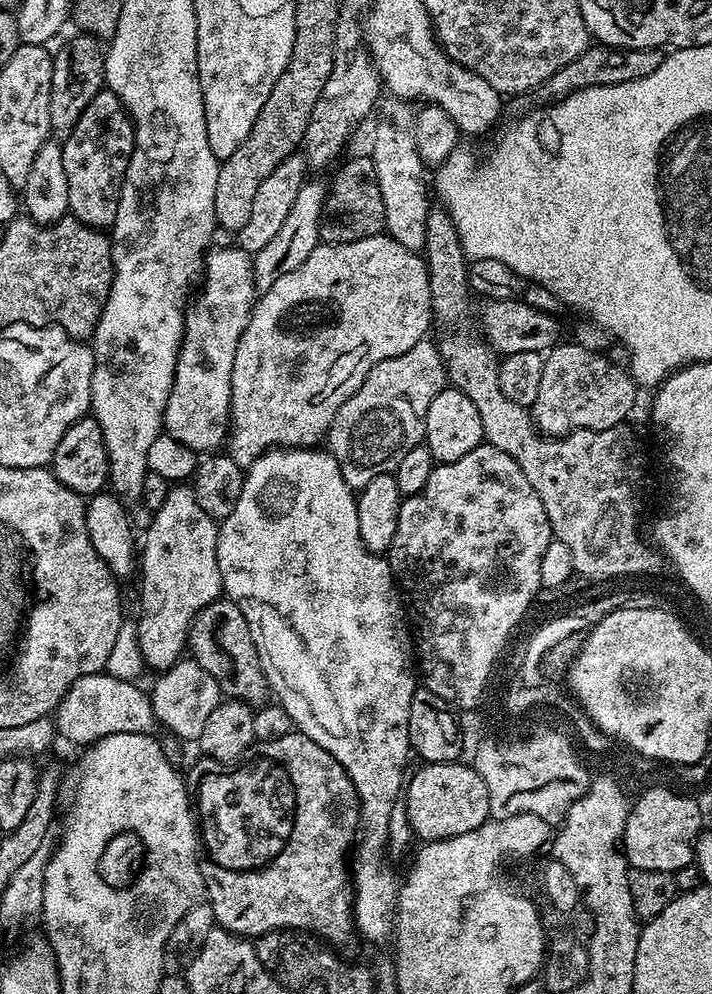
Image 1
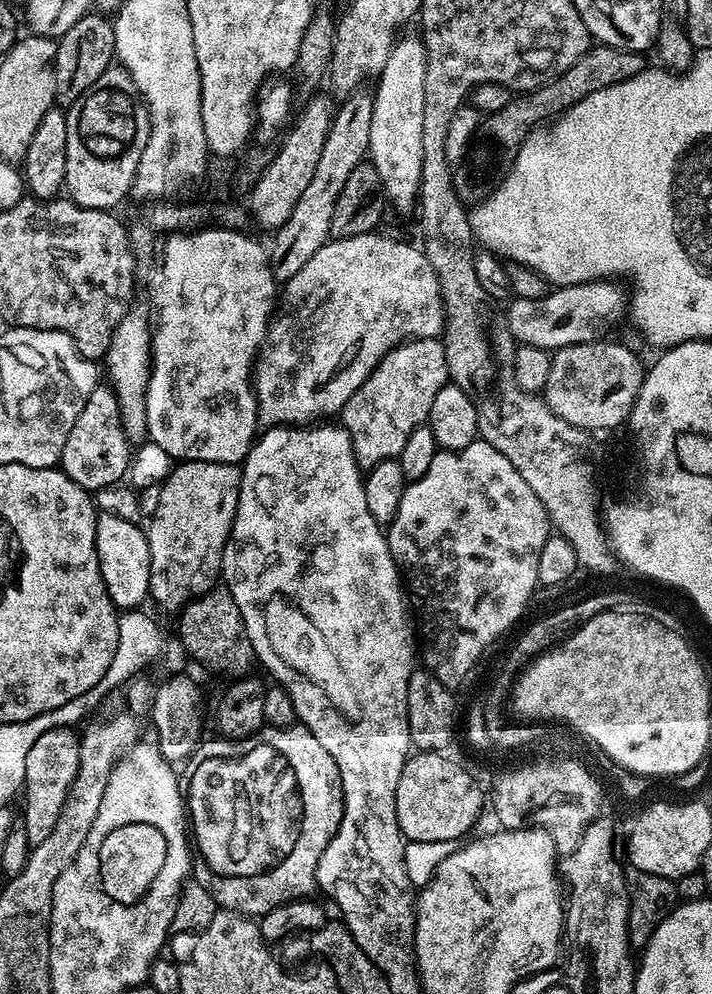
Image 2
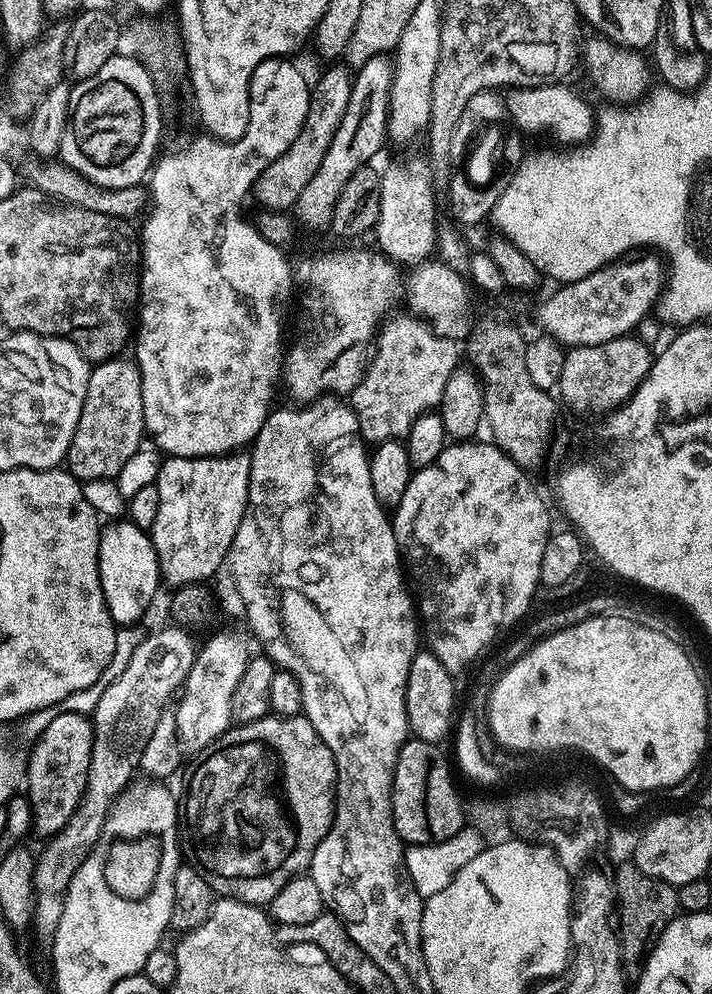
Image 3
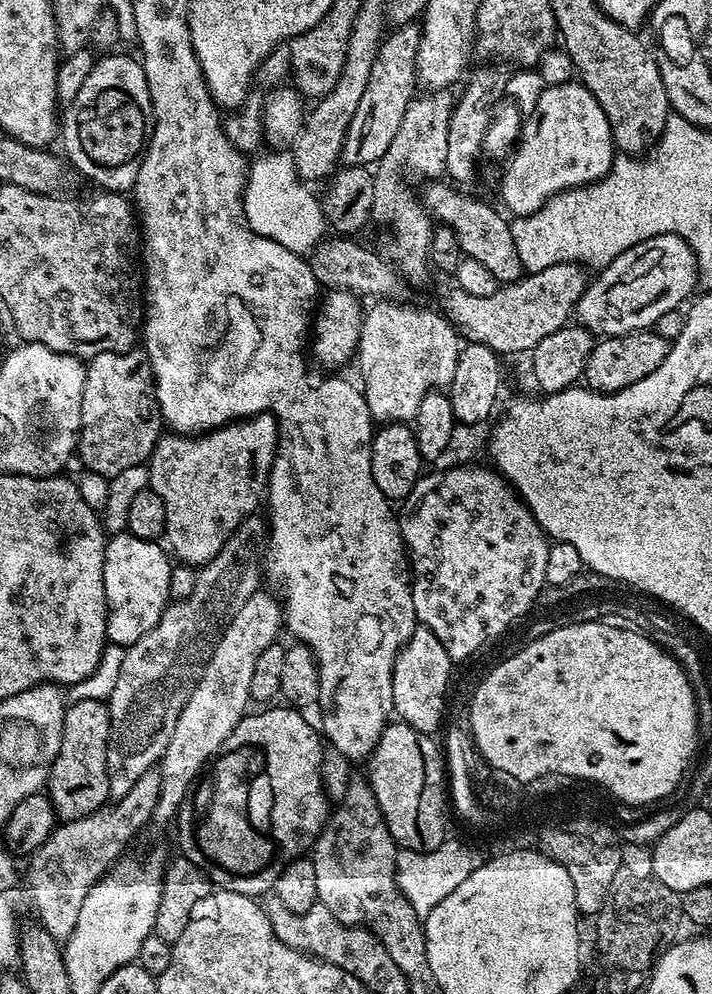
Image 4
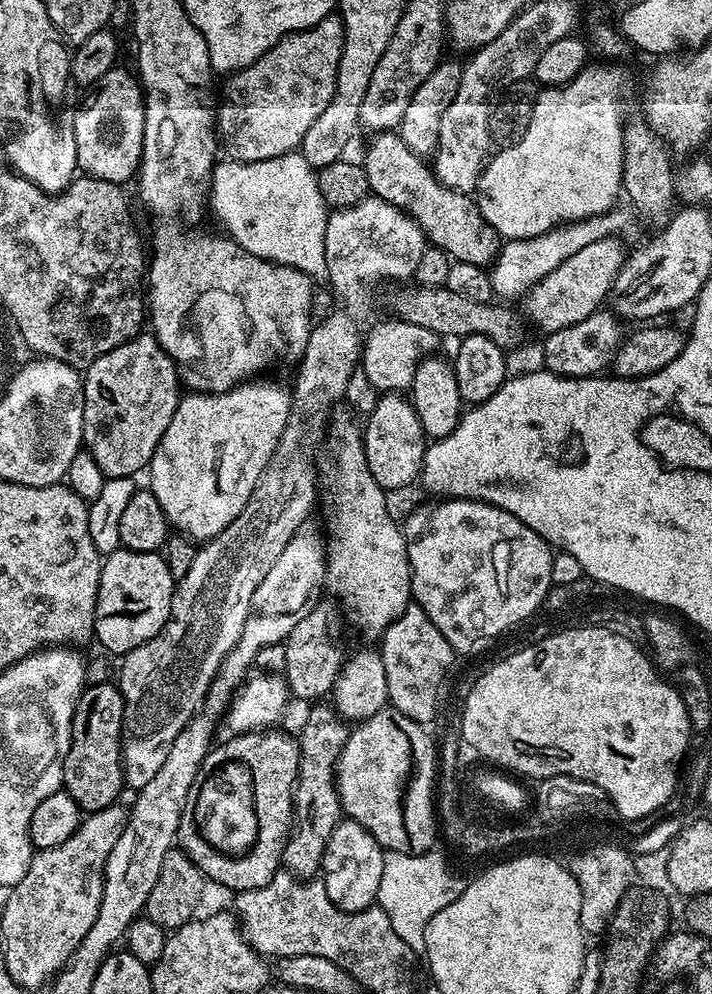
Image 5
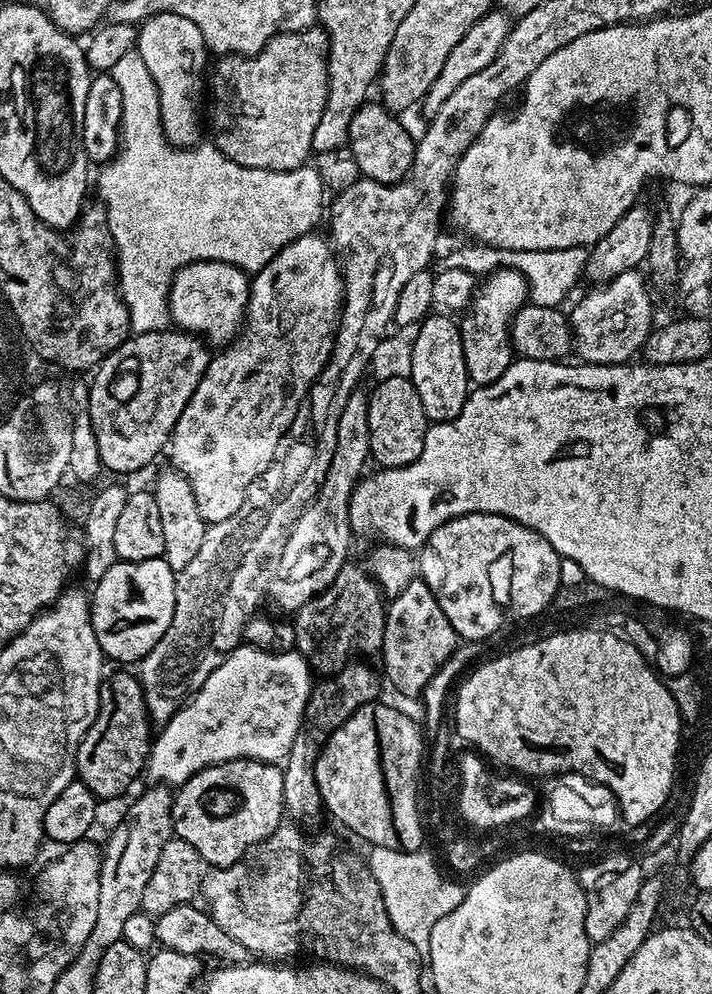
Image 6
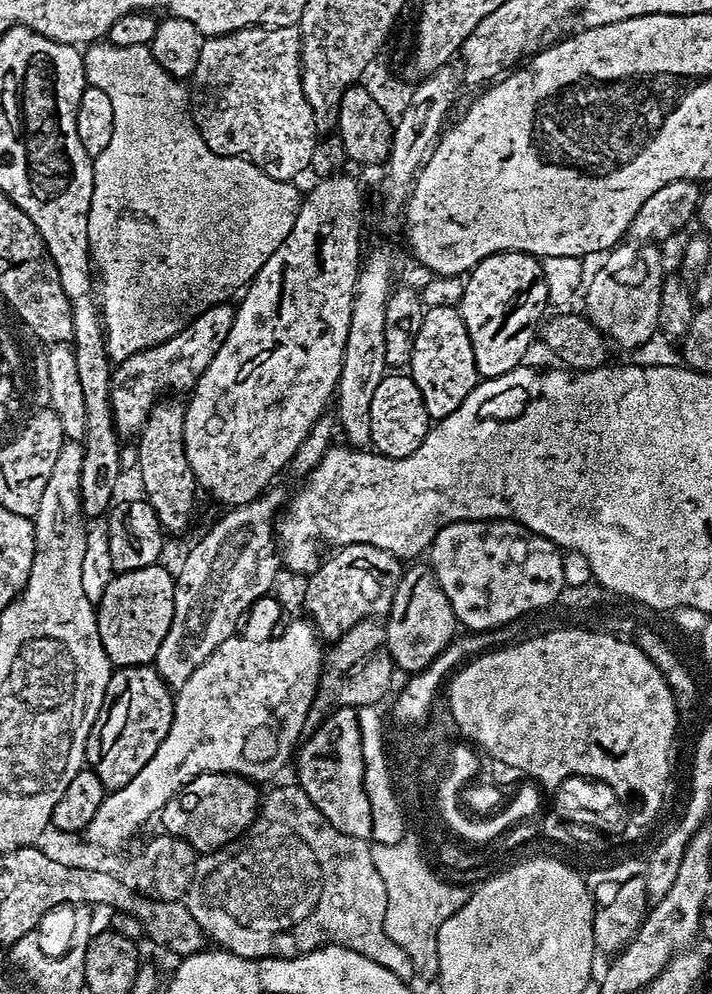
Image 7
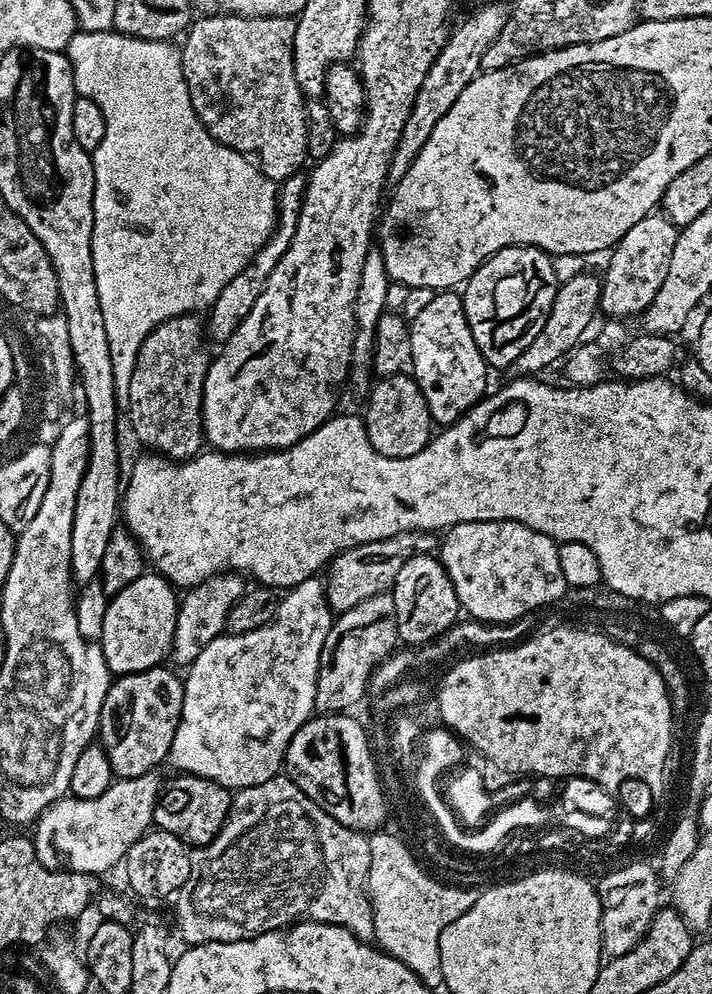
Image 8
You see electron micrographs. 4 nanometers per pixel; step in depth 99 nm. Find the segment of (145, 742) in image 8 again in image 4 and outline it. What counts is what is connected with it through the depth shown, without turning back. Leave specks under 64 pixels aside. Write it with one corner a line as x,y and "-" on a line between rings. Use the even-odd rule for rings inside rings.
81,698
64,709
64,721
57,754
48,766
46,795
61,821
77,820
99,812
109,801
106,746
110,734
110,714
103,700

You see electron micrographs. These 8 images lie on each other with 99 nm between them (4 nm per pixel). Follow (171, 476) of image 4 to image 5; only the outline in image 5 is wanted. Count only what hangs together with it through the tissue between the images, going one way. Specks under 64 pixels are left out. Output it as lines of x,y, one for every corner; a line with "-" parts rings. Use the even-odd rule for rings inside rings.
260,382
238,384
228,392
185,395
174,410
174,418
170,418
170,426
166,426
166,434
162,434
162,442
158,442
152,455
152,462
146,469
146,477
148,476
149,482
152,483
149,484
150,490
154,498
158,498
158,506
162,506
169,525
179,535
187,536
193,542
207,542
214,539
218,534
222,534
222,530
226,530
226,526
230,526
230,522
234,522
234,518
238,518
238,514
242,514
242,506
250,502
250,494
254,494
254,486
260,481
260,475
270,467
276,455
276,447
280,445
280,435
284,433
284,428
288,425
288,414
292,406
291,391
287,387
279,388
276,384
256,383

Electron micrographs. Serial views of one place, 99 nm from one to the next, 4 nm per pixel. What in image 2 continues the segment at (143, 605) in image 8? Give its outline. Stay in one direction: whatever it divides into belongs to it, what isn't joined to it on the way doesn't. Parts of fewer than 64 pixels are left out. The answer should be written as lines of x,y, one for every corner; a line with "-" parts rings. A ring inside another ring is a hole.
100,512
96,518
96,553
98,554
98,562
100,563
100,573
104,575
104,585
108,591
108,597
112,599
112,603
116,605
117,609
139,609
142,602
140,599
145,599
146,586
150,582
150,550
146,543
146,532
143,527
138,526
134,522
122,521
114,516
112,513

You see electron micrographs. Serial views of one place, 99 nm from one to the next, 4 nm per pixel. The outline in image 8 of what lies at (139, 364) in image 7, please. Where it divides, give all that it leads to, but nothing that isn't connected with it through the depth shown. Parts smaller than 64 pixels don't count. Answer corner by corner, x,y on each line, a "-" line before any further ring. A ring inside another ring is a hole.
297,170
287,176
285,180
279,181
276,193
276,224
272,228
270,238
266,238
266,242
258,250
258,254
254,254
254,258
250,258
250,262
242,270
242,274
236,275
212,303
211,309
207,313
208,320
206,316
206,332
211,339
213,336
217,342
226,341
234,334
234,330
238,330
238,326
242,326
242,318
246,318
246,314
250,314
250,310
254,310
254,302
258,302
258,294
262,294
270,274
274,274
274,266
278,266
278,258
282,258
282,254
286,254
290,242
294,242
294,230
298,230
298,218
302,210
304,195
308,189
308,176
302,173
303,171

